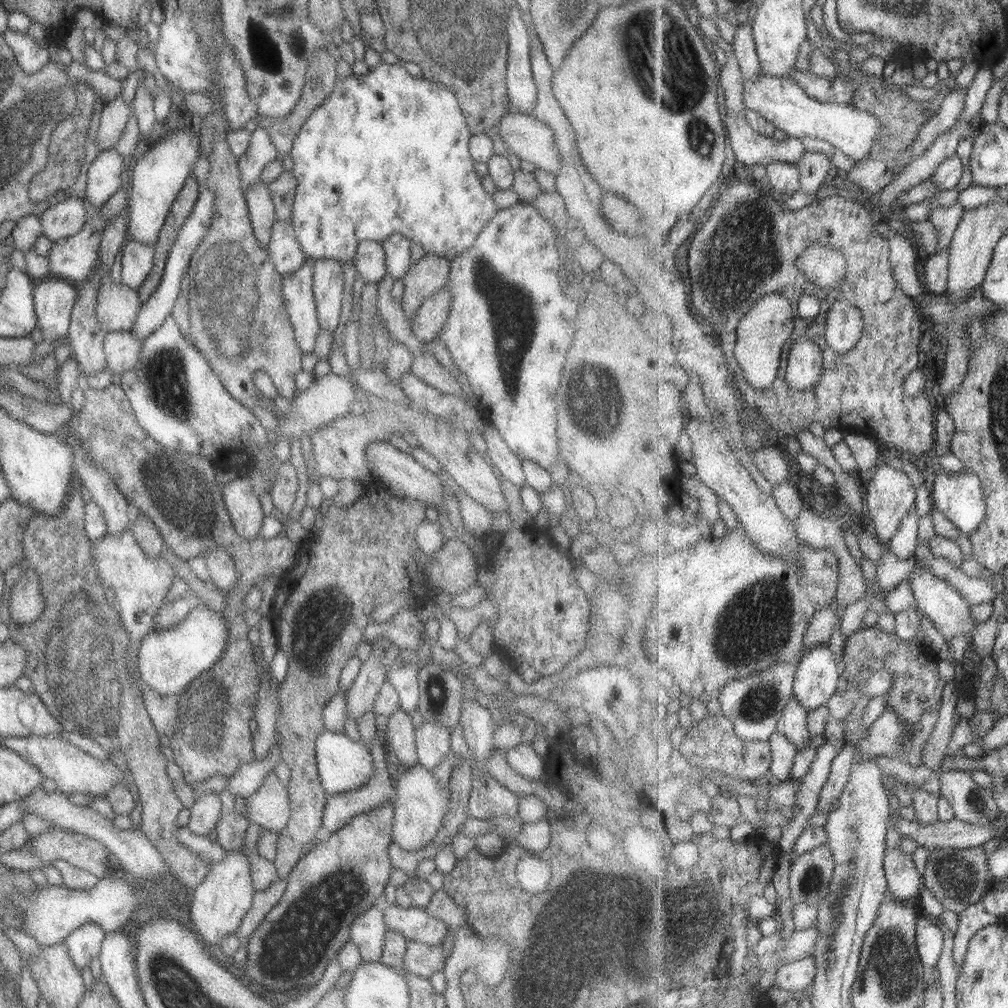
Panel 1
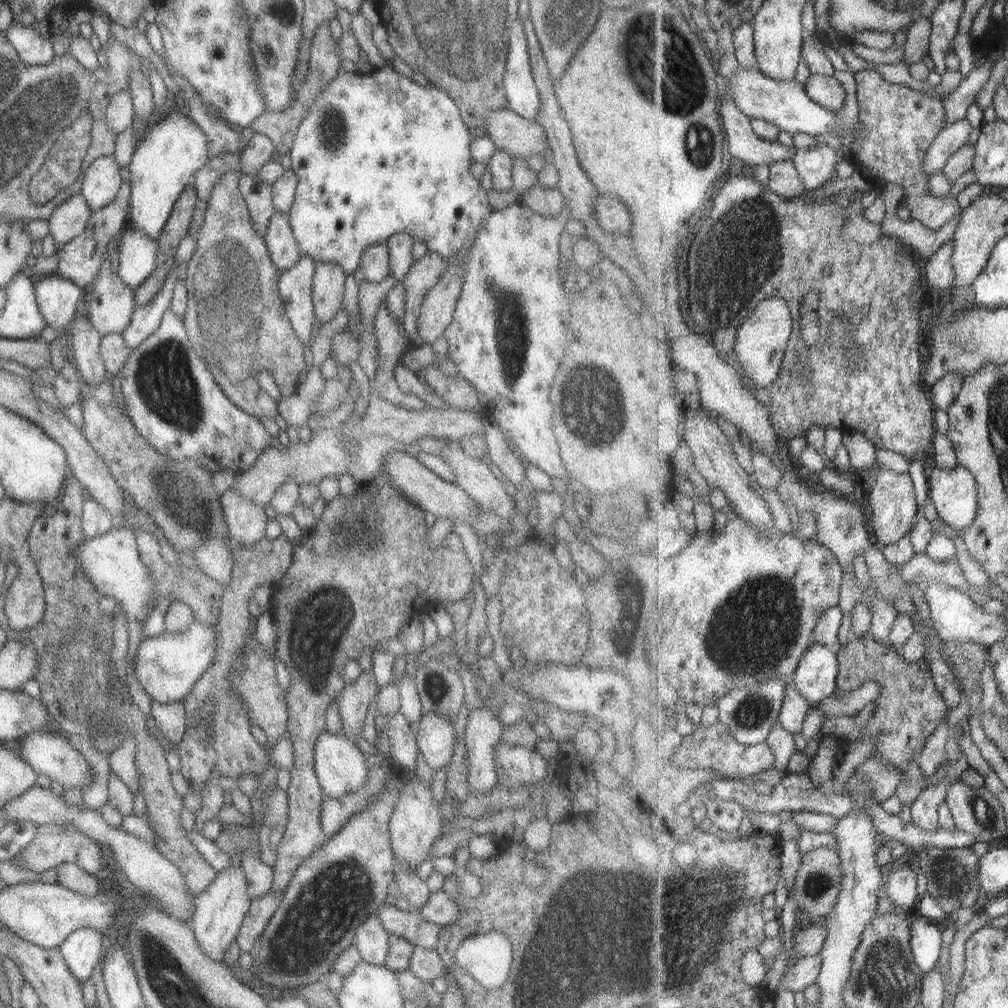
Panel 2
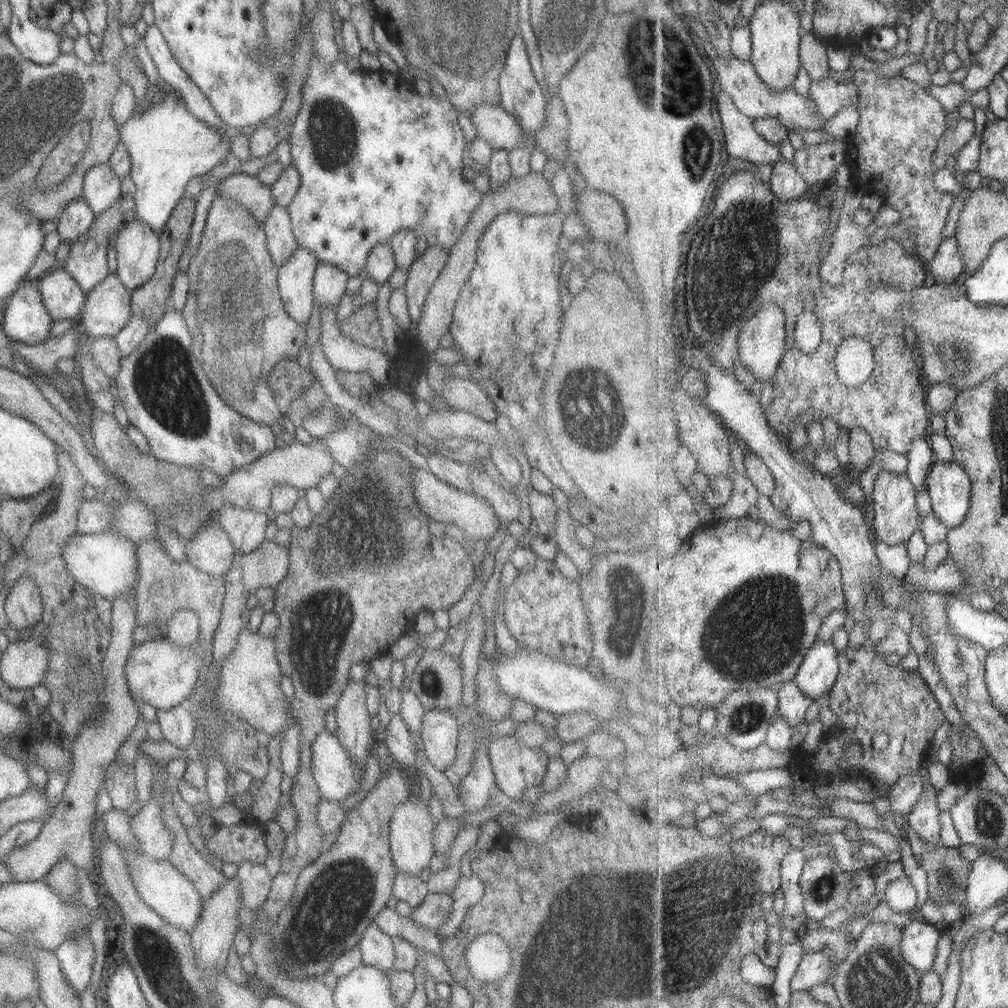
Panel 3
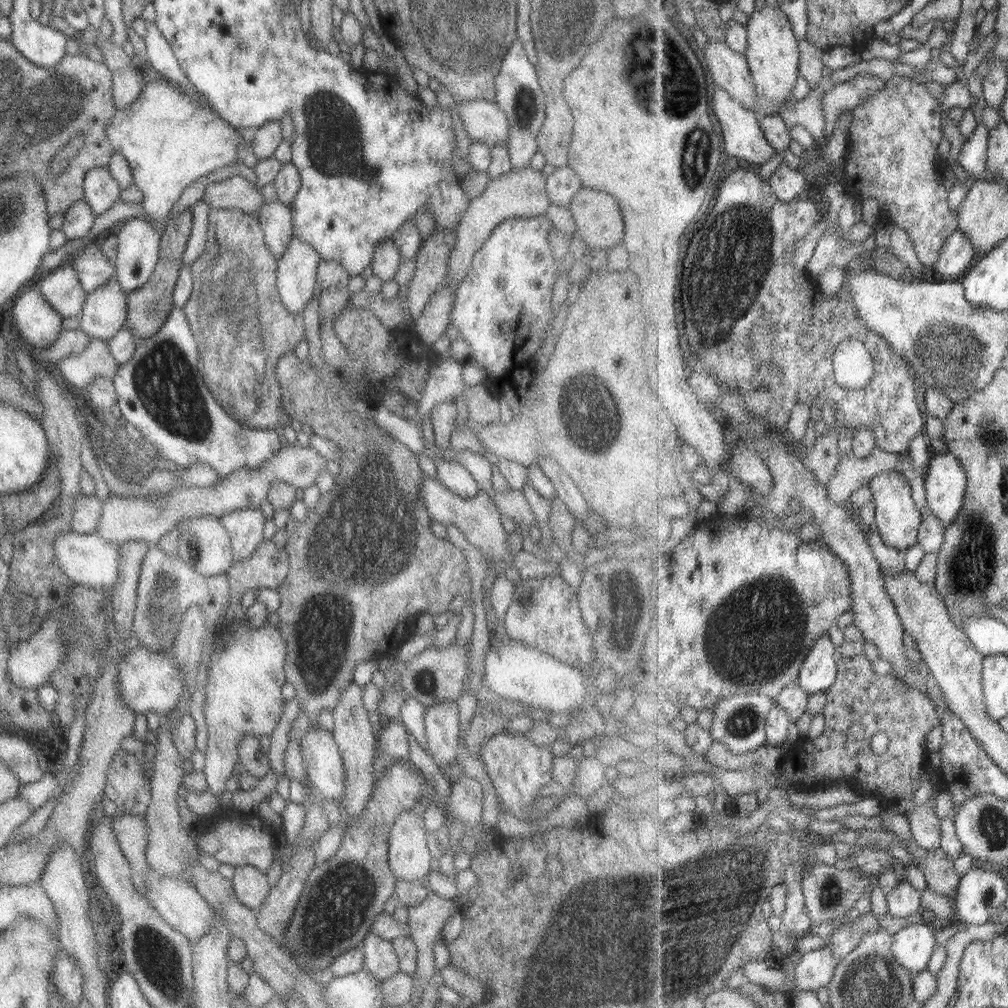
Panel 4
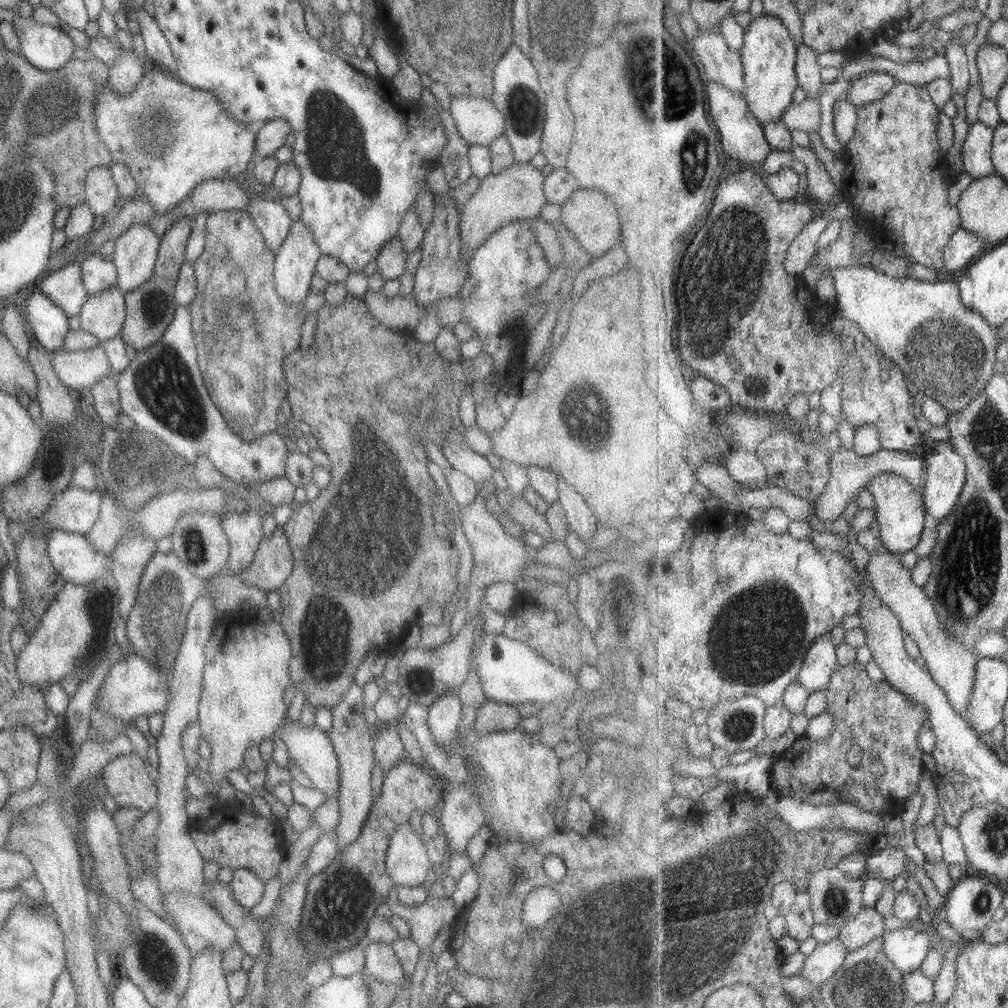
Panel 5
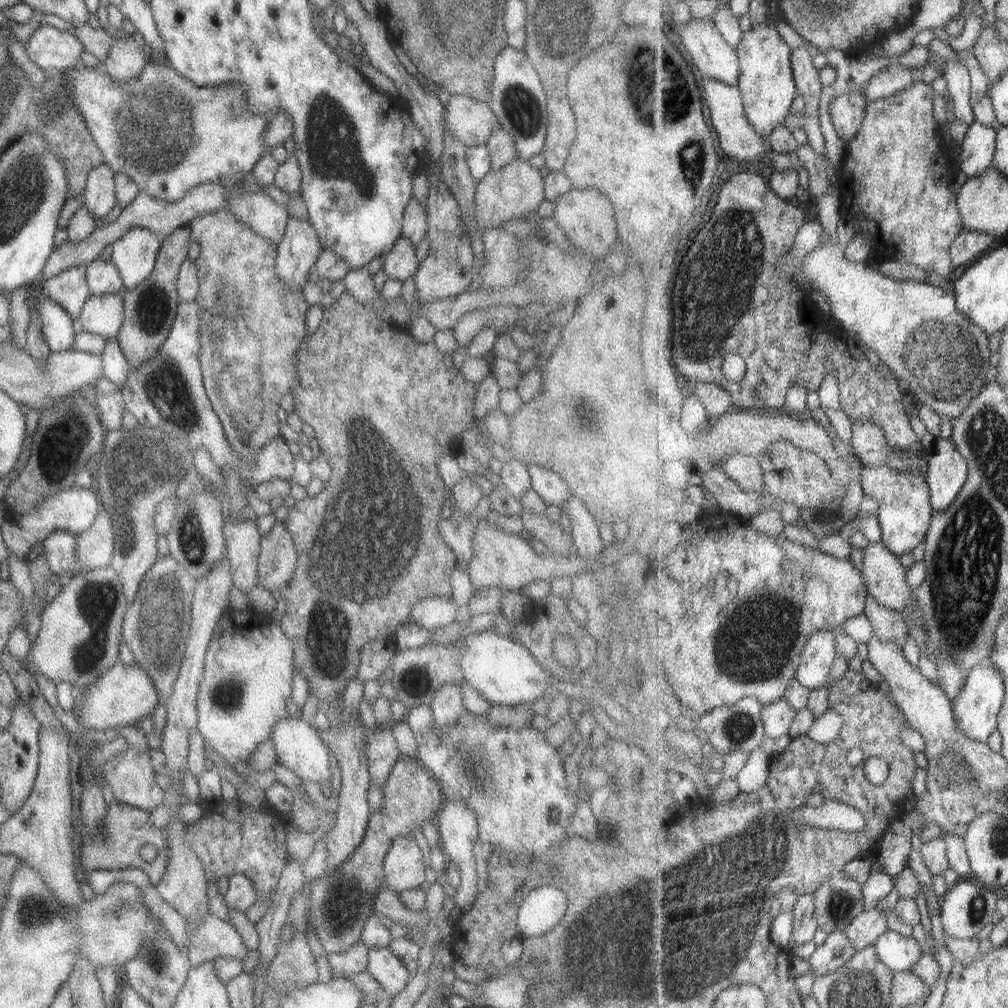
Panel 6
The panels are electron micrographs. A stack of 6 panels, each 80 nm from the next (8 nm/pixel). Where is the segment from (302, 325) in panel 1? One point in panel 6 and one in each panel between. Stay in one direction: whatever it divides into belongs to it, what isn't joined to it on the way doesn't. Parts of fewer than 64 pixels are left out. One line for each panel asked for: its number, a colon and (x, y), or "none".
2: (294, 283)
3: (294, 277)
4: (295, 271)
5: (294, 260)
6: (298, 247)

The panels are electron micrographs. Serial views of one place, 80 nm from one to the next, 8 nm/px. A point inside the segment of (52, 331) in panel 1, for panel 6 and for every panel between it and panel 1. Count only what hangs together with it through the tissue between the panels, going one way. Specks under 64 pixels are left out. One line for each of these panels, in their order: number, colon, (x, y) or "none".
2: (58, 300)
3: (61, 297)
4: (60, 287)
5: (64, 288)
6: (68, 289)

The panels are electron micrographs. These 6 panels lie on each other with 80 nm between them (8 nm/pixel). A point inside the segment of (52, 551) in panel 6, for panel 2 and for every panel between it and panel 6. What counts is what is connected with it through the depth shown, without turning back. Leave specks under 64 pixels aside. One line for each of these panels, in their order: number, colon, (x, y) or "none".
2: (110, 562)
3: (103, 563)
4: (86, 560)
5: (70, 555)

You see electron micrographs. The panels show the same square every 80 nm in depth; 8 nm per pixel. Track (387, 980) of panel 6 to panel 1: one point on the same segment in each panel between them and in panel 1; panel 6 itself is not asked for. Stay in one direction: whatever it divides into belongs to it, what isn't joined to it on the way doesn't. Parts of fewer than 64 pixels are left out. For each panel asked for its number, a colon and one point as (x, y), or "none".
1: (366, 933)
2: (370, 941)
3: (375, 949)
4: (378, 958)
5: (380, 963)

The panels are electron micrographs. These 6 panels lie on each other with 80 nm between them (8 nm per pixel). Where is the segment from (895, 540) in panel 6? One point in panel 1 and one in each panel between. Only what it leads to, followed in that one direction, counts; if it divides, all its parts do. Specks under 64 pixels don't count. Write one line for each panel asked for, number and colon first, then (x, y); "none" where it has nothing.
1: (890, 496)
2: (893, 501)
3: (896, 519)
4: (898, 519)
5: (900, 510)

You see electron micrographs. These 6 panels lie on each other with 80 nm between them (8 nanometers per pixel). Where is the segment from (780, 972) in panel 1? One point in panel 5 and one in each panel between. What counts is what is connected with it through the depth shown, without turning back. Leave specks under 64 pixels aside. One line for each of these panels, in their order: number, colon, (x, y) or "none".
2: (805, 973)
3: (816, 967)
4: (816, 969)
5: (826, 959)

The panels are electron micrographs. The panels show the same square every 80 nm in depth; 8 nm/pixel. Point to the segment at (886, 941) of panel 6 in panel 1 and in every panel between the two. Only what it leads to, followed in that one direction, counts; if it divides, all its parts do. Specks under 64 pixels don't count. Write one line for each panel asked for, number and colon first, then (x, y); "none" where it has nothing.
1: (930, 936)
2: (927, 938)
3: (921, 940)
4: (914, 945)
5: (907, 948)

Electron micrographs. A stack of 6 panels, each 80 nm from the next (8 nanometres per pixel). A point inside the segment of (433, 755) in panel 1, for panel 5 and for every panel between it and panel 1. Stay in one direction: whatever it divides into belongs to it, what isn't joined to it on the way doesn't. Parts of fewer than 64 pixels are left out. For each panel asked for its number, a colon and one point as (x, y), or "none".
2: (435, 737)
3: (438, 732)
4: (440, 723)
5: (443, 715)

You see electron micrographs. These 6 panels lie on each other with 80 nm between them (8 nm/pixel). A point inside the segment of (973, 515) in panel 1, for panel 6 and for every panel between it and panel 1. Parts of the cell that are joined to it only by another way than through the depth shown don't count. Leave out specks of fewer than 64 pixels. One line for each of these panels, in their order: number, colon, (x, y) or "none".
2: (954, 491)
3: (950, 485)
4: (946, 479)
5: (947, 473)
6: (948, 471)

